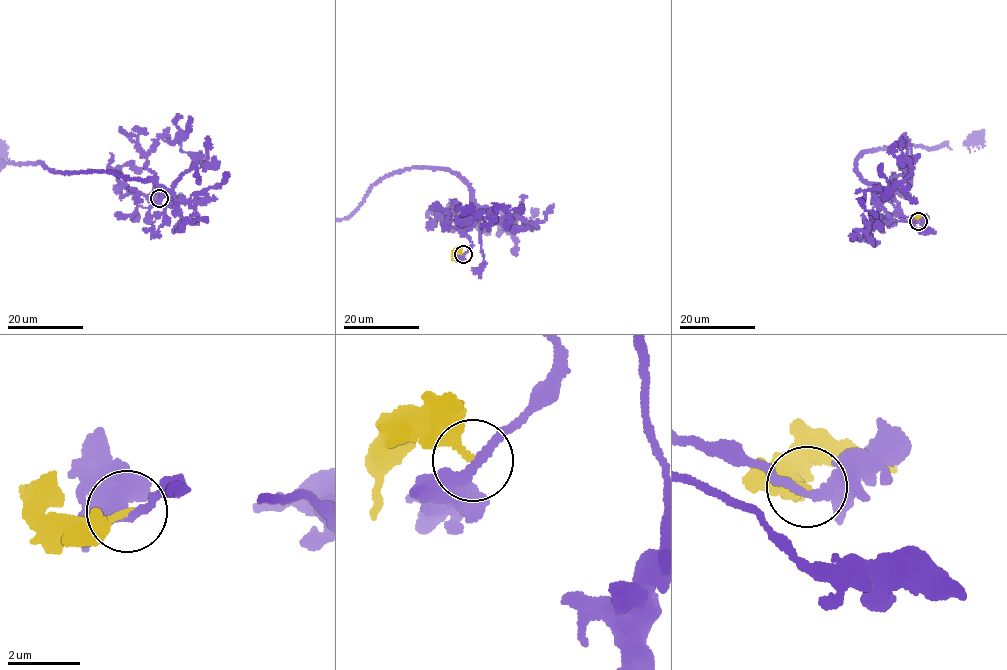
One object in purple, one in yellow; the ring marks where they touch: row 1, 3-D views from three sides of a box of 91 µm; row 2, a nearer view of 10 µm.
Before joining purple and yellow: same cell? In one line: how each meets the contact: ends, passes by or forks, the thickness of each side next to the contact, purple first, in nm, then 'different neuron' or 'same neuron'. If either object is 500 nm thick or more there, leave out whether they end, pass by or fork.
purple passes by; yellow ends; calibres 320 and 220 nm; different neuron

